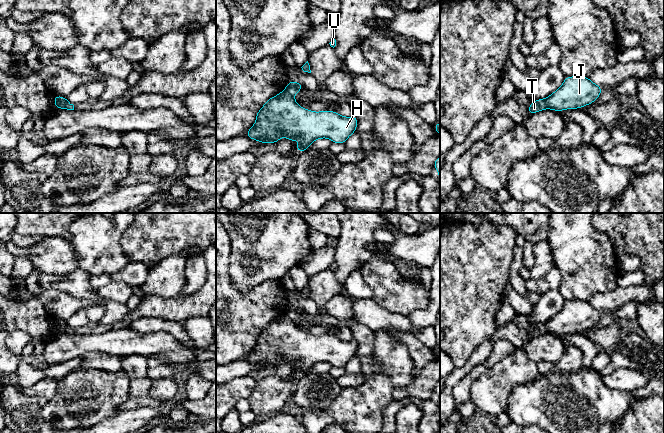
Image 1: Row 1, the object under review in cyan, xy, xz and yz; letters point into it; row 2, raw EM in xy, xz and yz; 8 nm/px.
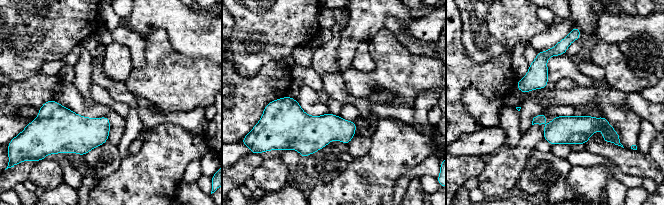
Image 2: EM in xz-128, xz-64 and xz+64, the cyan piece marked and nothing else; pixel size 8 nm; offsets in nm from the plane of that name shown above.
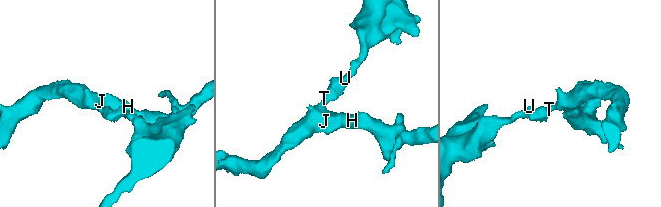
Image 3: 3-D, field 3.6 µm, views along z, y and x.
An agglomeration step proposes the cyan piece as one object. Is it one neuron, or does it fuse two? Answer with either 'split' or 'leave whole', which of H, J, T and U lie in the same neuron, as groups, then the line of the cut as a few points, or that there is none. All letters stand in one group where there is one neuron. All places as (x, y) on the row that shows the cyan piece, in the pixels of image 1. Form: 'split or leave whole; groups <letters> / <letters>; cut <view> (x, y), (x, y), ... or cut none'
split; groups H J / T U; cut yz (543, 99), (547, 107)

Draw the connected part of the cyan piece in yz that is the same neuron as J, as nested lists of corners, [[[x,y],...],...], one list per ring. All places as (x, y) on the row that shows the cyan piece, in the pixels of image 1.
[[[565,77],[562,86],[547,96],[544,101],[548,109],[556,112],[567,109],[579,109],[596,101],[602,89],[588,77]]]

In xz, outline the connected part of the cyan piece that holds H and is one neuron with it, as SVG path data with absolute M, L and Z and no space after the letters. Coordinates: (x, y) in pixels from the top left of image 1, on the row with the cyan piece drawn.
M286 90L271 97L264 103L264 106L257 112L255 124L245 133L252 140L257 140L263 144L277 143L282 137L295 142L301 138L296 145L298 153L309 148L315 140L328 138L333 143L344 144L350 135L356 132L358 120L355 115L344 117L335 111L315 112L299 106L294 97Z

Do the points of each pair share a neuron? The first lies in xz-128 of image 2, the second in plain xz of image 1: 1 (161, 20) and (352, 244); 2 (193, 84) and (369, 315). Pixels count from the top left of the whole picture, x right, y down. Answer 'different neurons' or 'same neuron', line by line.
1: same neuron
2: different neurons

